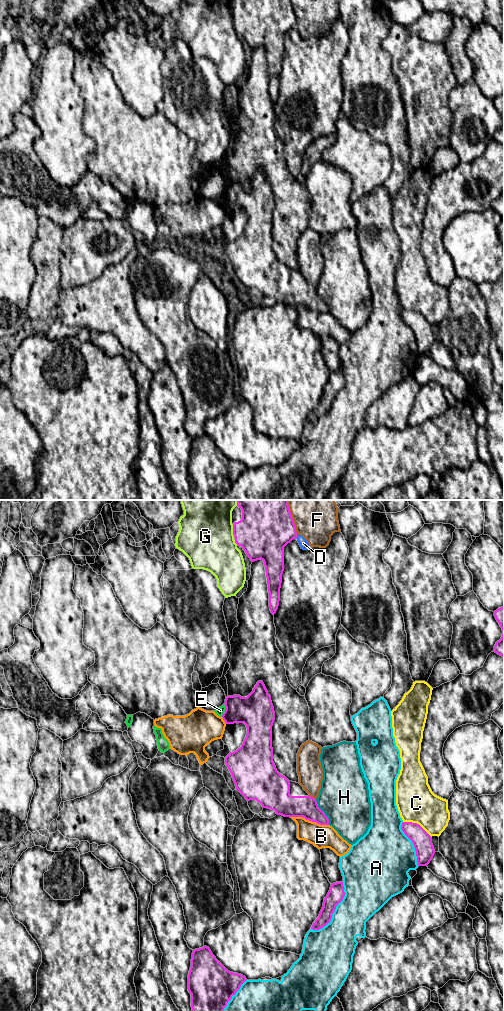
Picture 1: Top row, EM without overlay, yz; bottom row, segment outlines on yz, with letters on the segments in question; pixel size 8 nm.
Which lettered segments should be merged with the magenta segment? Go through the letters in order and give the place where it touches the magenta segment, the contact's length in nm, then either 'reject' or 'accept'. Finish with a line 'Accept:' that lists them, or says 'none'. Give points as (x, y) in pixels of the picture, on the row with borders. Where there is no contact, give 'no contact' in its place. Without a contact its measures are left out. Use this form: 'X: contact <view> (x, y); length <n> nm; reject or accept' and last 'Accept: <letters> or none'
A: contact yz (334, 910); length 460 nm; reject
B: contact yz (309, 820); length 320 nm; reject
C: contact yz (416, 823); length 260 nm; reject
D: contact yz (296, 537); length 40 nm; reject
E: contact yz (225, 710); length 110 nm; reject
F: contact yz (291, 517); length 300 nm; reject
G: contact yz (233, 530); length 110 nm; reject
H: contact yz (323, 812); length 240 nm; reject
Accept: none

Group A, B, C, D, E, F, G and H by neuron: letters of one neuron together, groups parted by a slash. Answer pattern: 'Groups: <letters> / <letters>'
Groups: A / B / C / D F / E / G / H

